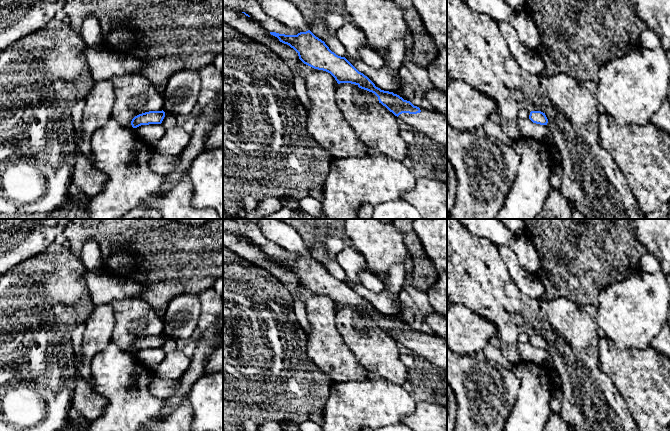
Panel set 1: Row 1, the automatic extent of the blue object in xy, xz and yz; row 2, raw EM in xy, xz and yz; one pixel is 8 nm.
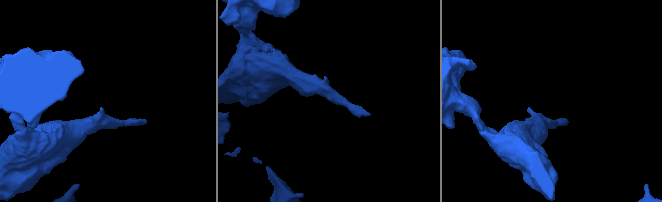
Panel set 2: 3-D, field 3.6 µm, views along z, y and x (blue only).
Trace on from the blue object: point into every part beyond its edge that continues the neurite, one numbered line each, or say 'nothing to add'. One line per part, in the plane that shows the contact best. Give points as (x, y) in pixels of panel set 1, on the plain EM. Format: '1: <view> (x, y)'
1: xz (432, 351)

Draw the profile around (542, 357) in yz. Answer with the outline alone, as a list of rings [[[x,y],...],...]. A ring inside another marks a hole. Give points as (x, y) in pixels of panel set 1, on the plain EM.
[[[518,343],[517,351],[524,362],[532,362],[550,371],[553,370],[553,359],[548,349],[533,347],[530,343]]]

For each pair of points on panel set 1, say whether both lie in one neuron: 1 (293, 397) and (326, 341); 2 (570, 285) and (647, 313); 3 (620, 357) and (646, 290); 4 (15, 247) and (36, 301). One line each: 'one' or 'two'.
1: two
2: two
3: two
4: two

